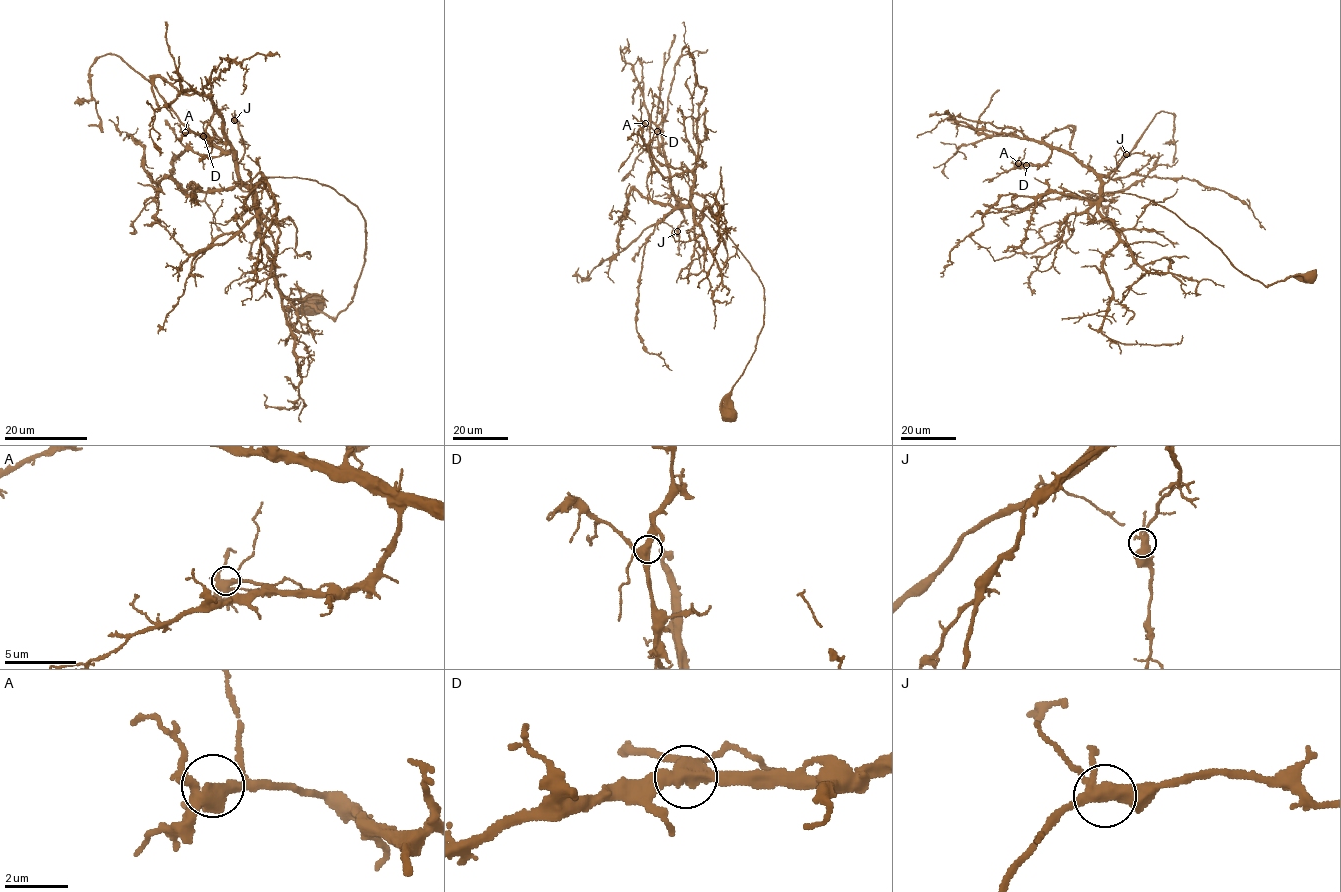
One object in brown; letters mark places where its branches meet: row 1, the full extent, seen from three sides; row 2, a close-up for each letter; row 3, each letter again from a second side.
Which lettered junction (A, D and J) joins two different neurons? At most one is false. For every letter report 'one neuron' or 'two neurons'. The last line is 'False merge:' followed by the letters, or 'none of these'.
A: one neuron
D: one neuron
J: one neuron
False merge: none of these

